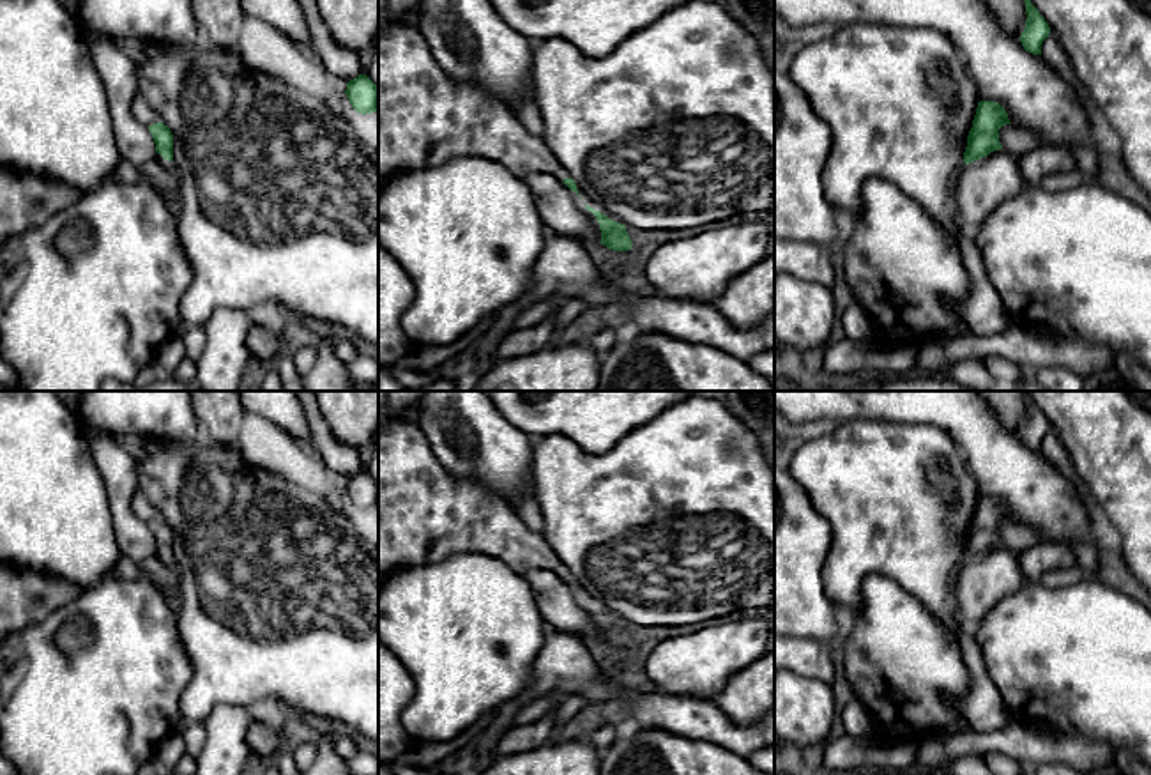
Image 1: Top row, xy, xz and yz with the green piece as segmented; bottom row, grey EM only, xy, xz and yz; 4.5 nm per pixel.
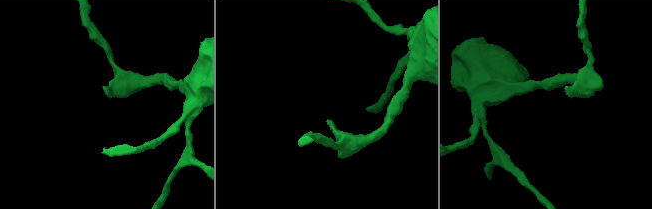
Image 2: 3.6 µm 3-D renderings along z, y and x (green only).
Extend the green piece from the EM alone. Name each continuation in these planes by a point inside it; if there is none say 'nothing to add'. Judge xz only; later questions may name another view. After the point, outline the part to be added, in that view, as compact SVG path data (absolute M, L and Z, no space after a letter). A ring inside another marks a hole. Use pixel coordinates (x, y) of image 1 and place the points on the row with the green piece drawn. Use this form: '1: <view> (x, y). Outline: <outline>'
1: xz (426, 117). Outline: M412 18L378 32L378 189L394 173L438 166L474 156L492 159L515 177L552 173L569 179L568 170L543 138L532 136L518 115L474 81L458 81L433 58L430 44Z

